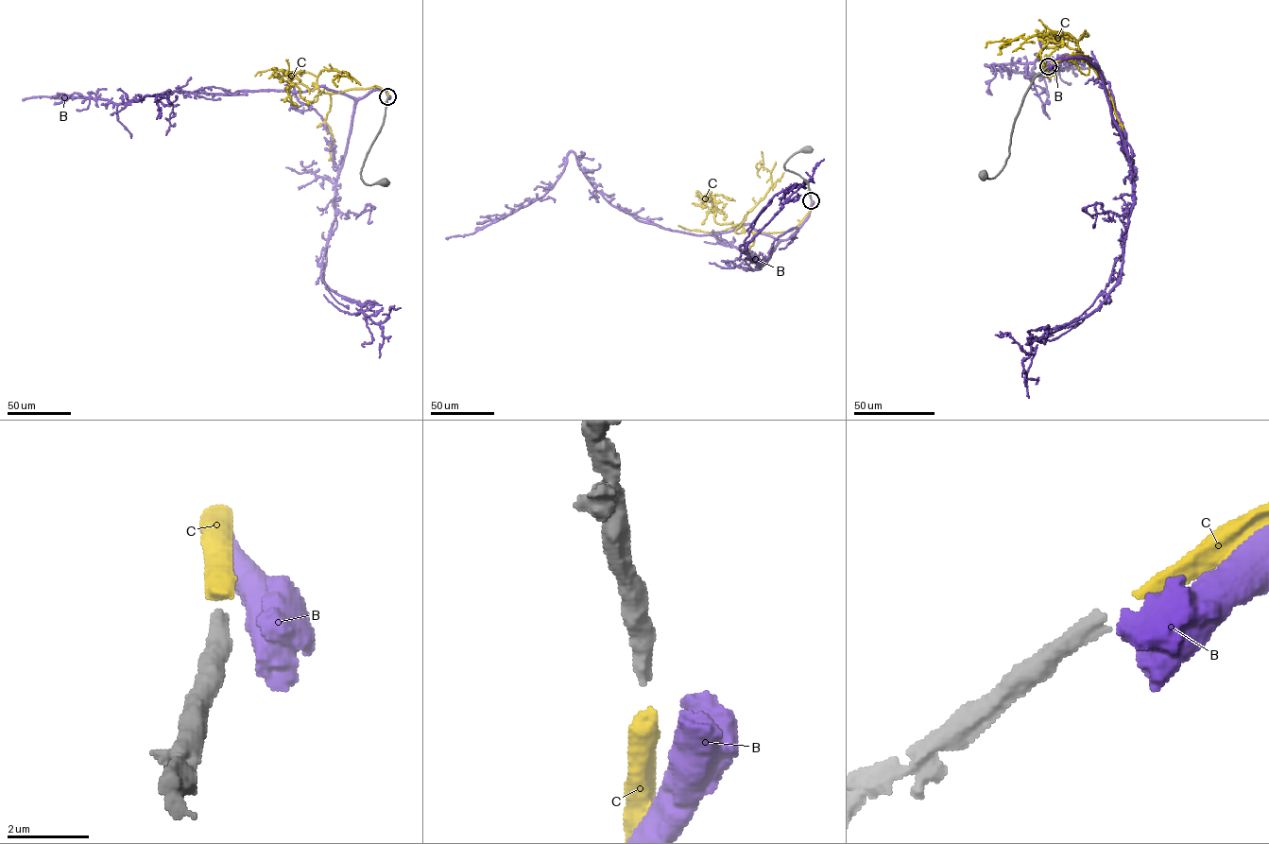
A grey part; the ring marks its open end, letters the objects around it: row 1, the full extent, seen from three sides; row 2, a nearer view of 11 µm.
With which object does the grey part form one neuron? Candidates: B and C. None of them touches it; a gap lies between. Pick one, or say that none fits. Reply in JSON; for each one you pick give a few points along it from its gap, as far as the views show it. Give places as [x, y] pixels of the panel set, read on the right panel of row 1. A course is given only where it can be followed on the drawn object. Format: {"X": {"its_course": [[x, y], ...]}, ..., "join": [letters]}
{"C": {"its_course": [[1049, 66], [1072, 55], [1088, 57], [1082, 60], [1077, 42], [1055, 32], [1004, 41], [1001, 53]]}, "join": ["C"]}

